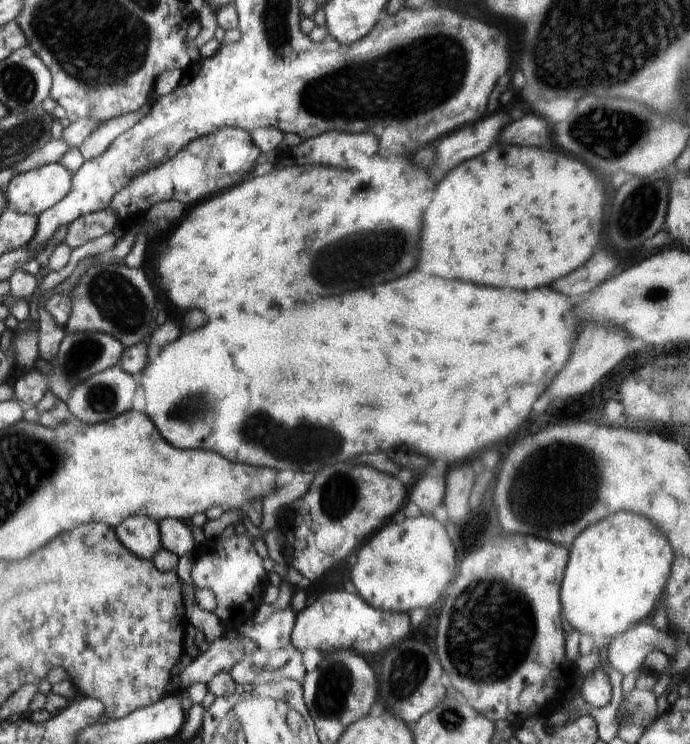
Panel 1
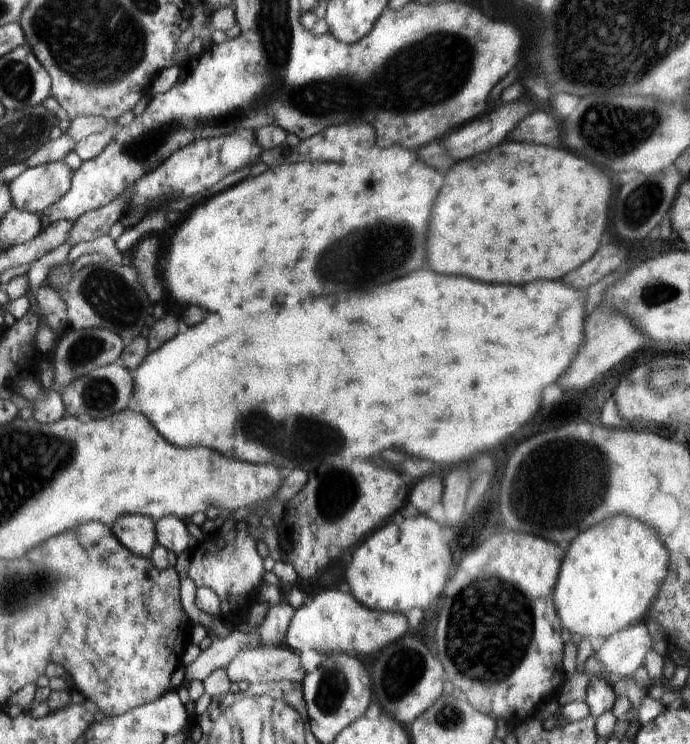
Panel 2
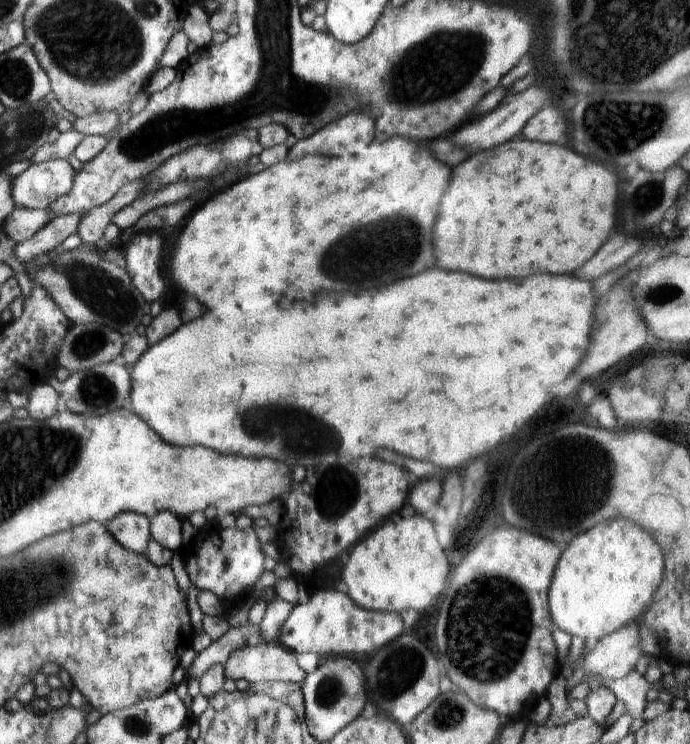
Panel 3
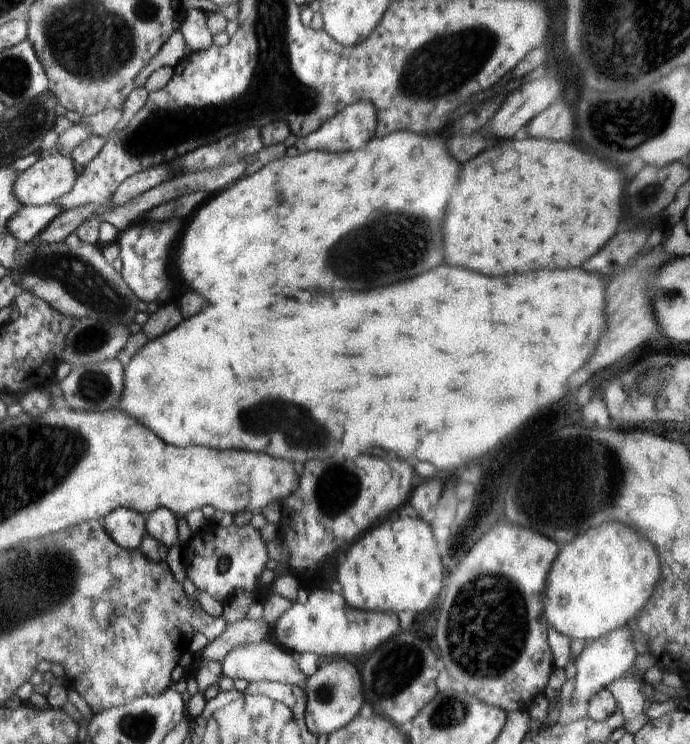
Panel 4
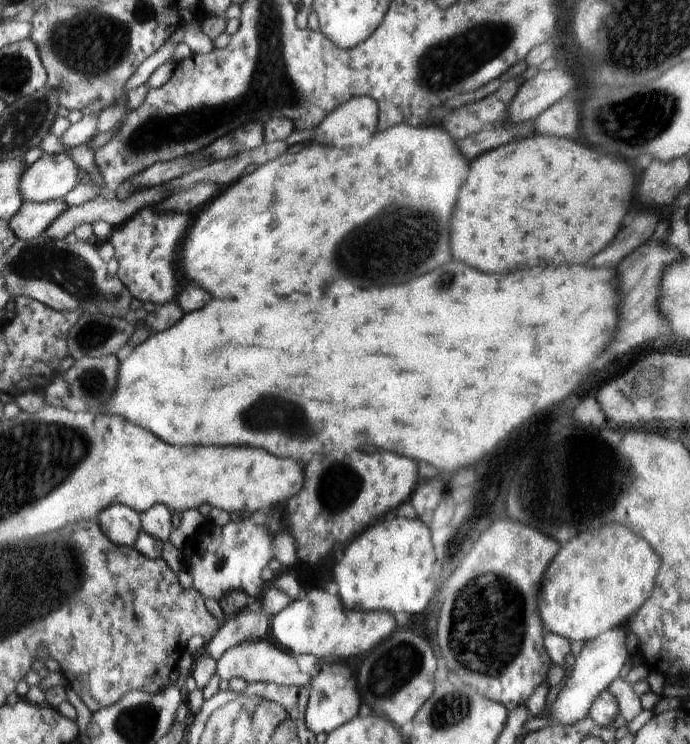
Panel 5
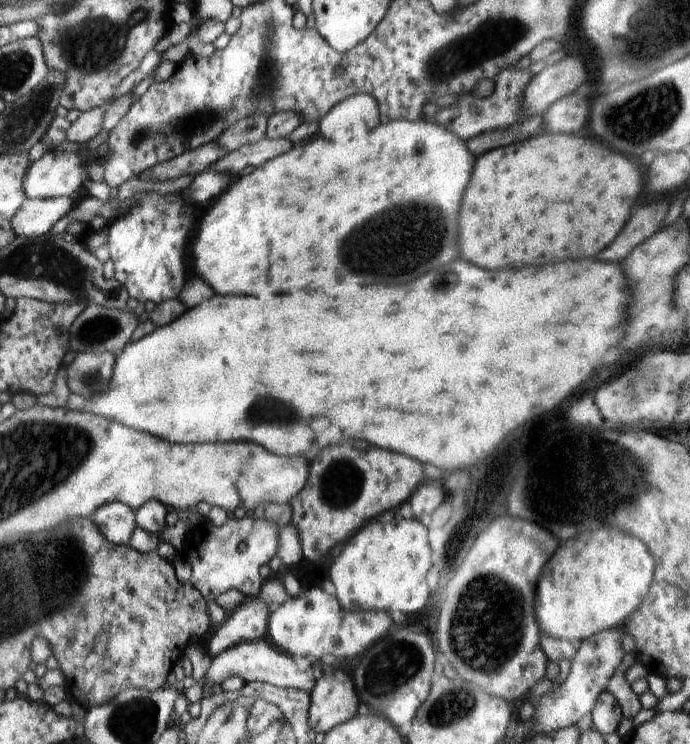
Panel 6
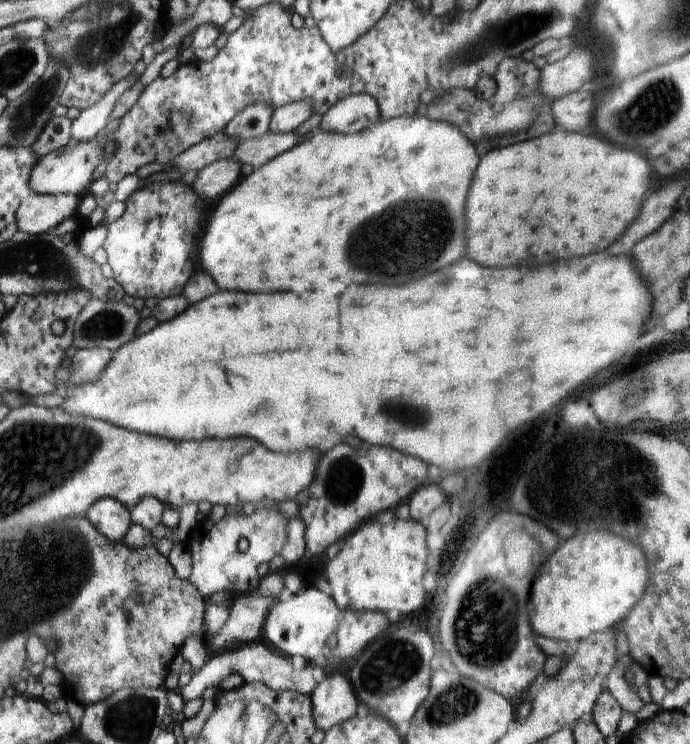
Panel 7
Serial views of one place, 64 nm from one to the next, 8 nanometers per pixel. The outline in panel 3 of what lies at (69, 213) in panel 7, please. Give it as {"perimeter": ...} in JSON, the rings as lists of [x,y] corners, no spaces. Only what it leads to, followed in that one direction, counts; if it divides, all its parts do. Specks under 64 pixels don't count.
{"perimeter":[[[14,207],[14,210],[10,212],[10,216],[7,216],[4,220],[2,230],[17,245],[34,236],[38,230],[46,226],[52,219],[52,212],[48,209]]]}

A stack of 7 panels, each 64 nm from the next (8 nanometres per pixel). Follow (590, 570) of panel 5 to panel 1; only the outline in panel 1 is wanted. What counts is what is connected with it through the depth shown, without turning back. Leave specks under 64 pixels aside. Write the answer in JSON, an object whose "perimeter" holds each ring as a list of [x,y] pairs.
{"perimeter":[[[630,512],[610,514],[606,520],[580,532],[568,551],[568,564],[561,584],[561,600],[564,616],[573,628],[581,634],[613,639],[631,626],[649,621],[672,566],[672,550],[666,538],[658,534],[658,528],[650,520]]]}

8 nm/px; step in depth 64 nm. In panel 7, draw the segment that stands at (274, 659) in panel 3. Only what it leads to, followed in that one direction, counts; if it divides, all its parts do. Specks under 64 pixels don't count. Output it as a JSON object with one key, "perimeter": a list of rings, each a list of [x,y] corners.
{"perimeter":[[[255,641],[254,643],[248,643],[239,650],[228,651],[206,661],[204,668],[191,673],[190,682],[180,688],[178,693],[185,702],[196,700],[196,698],[202,697],[206,688],[218,686],[224,678],[228,678],[232,674],[240,674],[244,681],[249,683],[261,682],[272,688],[272,690],[276,690],[276,692],[292,691],[311,696],[317,685],[312,675],[312,669],[313,666],[309,664],[306,668],[298,670],[292,666],[292,662],[290,662],[288,657],[274,650],[269,644]]]}

